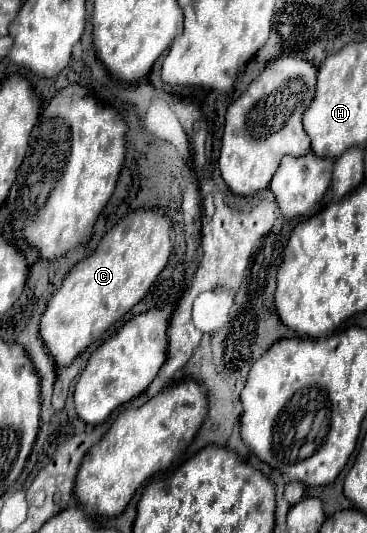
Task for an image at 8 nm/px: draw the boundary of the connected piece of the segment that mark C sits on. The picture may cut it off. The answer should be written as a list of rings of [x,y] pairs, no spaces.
[[[135,210],[119,220],[99,242],[97,250],[75,264],[61,288],[51,296],[41,316],[41,338],[57,366],[69,366],[77,354],[99,340],[103,332],[143,300],[173,254],[171,222],[155,210]]]

